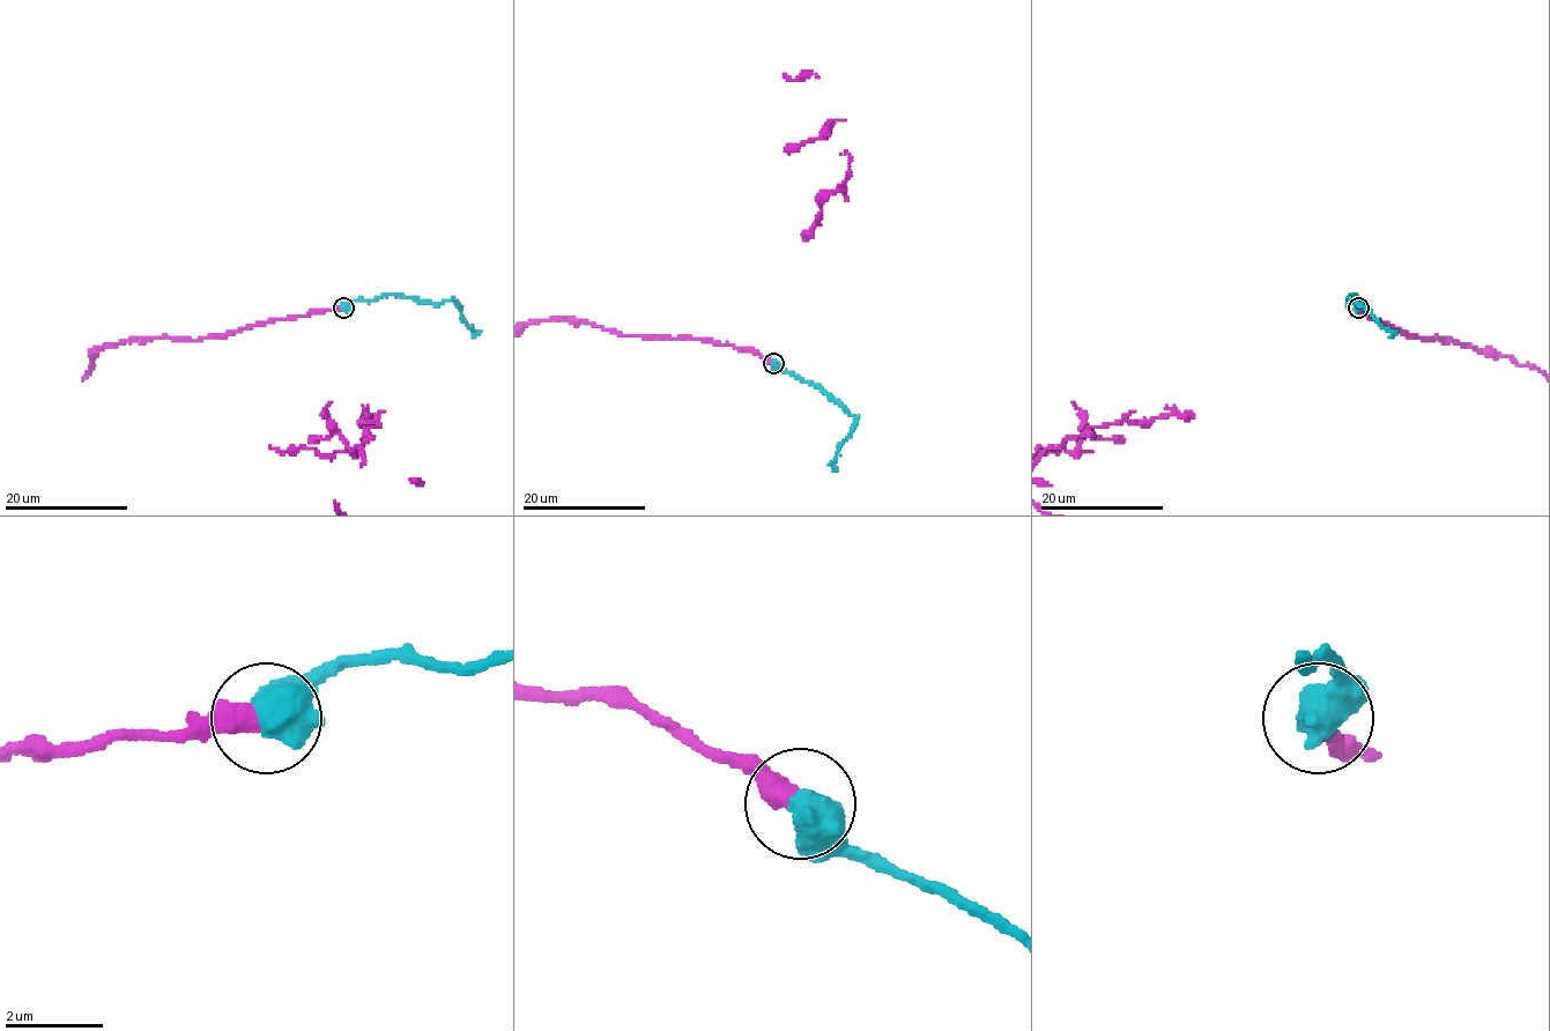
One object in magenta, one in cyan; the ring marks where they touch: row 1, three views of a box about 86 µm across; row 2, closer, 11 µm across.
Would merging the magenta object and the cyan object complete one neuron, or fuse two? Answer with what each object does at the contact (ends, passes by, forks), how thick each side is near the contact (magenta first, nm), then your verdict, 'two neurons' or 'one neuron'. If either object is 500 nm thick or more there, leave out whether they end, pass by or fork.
480/900 nm | one neuron

